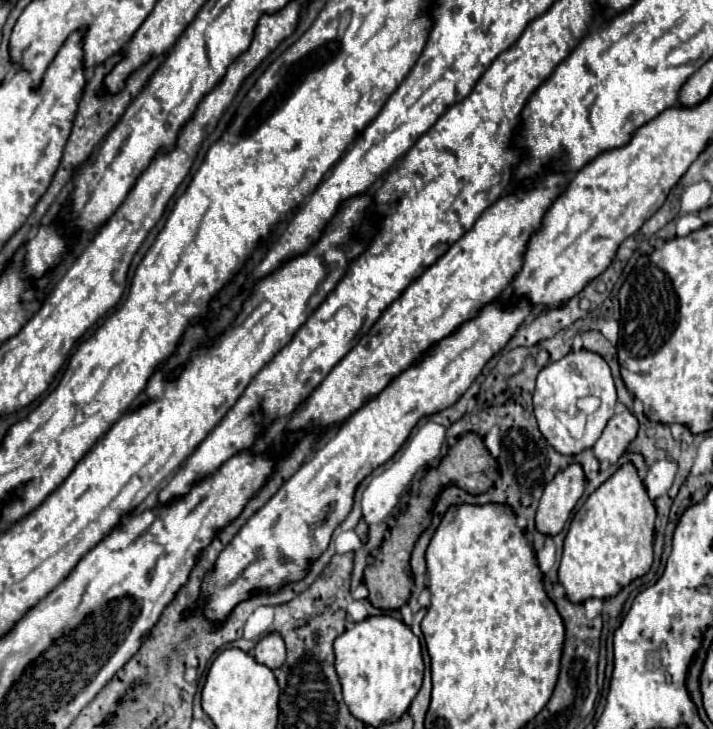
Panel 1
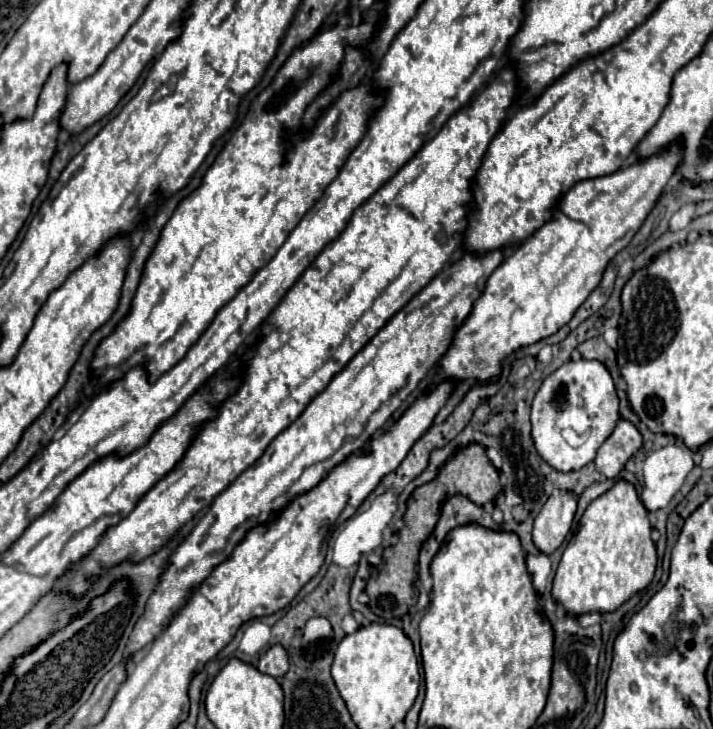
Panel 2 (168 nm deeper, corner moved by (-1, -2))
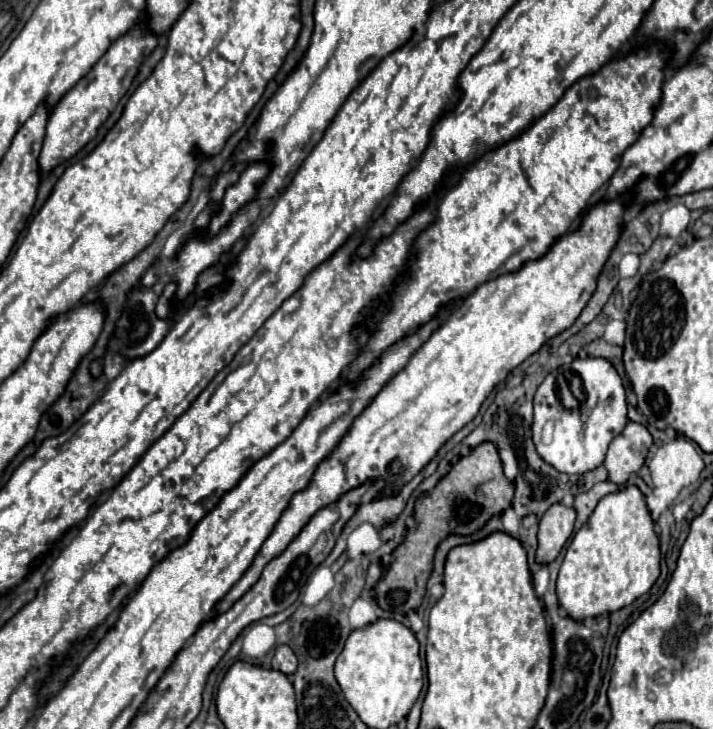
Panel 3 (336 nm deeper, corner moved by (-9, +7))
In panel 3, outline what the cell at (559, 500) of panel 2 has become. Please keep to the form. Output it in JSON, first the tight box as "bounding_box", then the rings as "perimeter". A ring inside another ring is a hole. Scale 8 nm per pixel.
{"bounding_box":[537,503,577,563],"perimeter":[[[563,503],[551,505],[543,519],[539,521],[539,547],[537,547],[537,561],[539,563],[551,563],[559,551],[563,549],[565,541],[573,533],[573,525],[577,519],[575,507],[567,507]]]}

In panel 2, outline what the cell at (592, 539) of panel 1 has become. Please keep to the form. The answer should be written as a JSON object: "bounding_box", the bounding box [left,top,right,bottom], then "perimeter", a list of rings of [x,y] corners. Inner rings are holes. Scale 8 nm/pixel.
{"bounding_box":[551,480,657,616],"perimeter":[[[619,480],[611,490],[593,500],[579,532],[569,540],[555,572],[551,594],[571,616],[587,612],[613,612],[631,596],[647,588],[655,576],[657,552],[651,540],[651,524],[635,488]]]}

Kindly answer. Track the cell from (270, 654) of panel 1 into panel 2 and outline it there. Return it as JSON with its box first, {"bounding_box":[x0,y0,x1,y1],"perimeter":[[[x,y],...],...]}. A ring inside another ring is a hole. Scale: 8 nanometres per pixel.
{"bounding_box":[257,644,289,678],"perimeter":[[[275,644],[275,646],[267,648],[261,654],[257,668],[259,668],[259,672],[269,674],[273,678],[283,678],[285,672],[289,670],[289,658],[287,658],[285,648],[281,644]]]}

